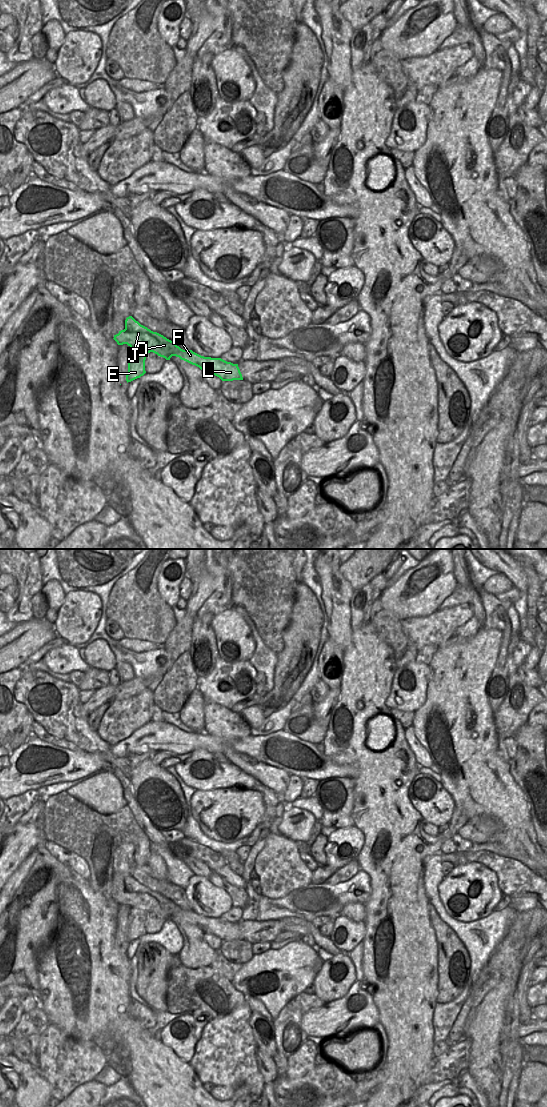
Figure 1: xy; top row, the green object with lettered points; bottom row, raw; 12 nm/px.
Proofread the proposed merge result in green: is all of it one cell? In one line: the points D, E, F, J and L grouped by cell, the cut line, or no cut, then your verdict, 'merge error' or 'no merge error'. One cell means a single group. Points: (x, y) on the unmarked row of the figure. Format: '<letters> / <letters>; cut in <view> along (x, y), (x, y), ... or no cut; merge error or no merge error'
D F J L / E; cut in xy along (130, 912), (133, 919), (137, 917), (141, 919), (145, 915); merge error

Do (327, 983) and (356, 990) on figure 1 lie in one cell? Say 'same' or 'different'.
different

